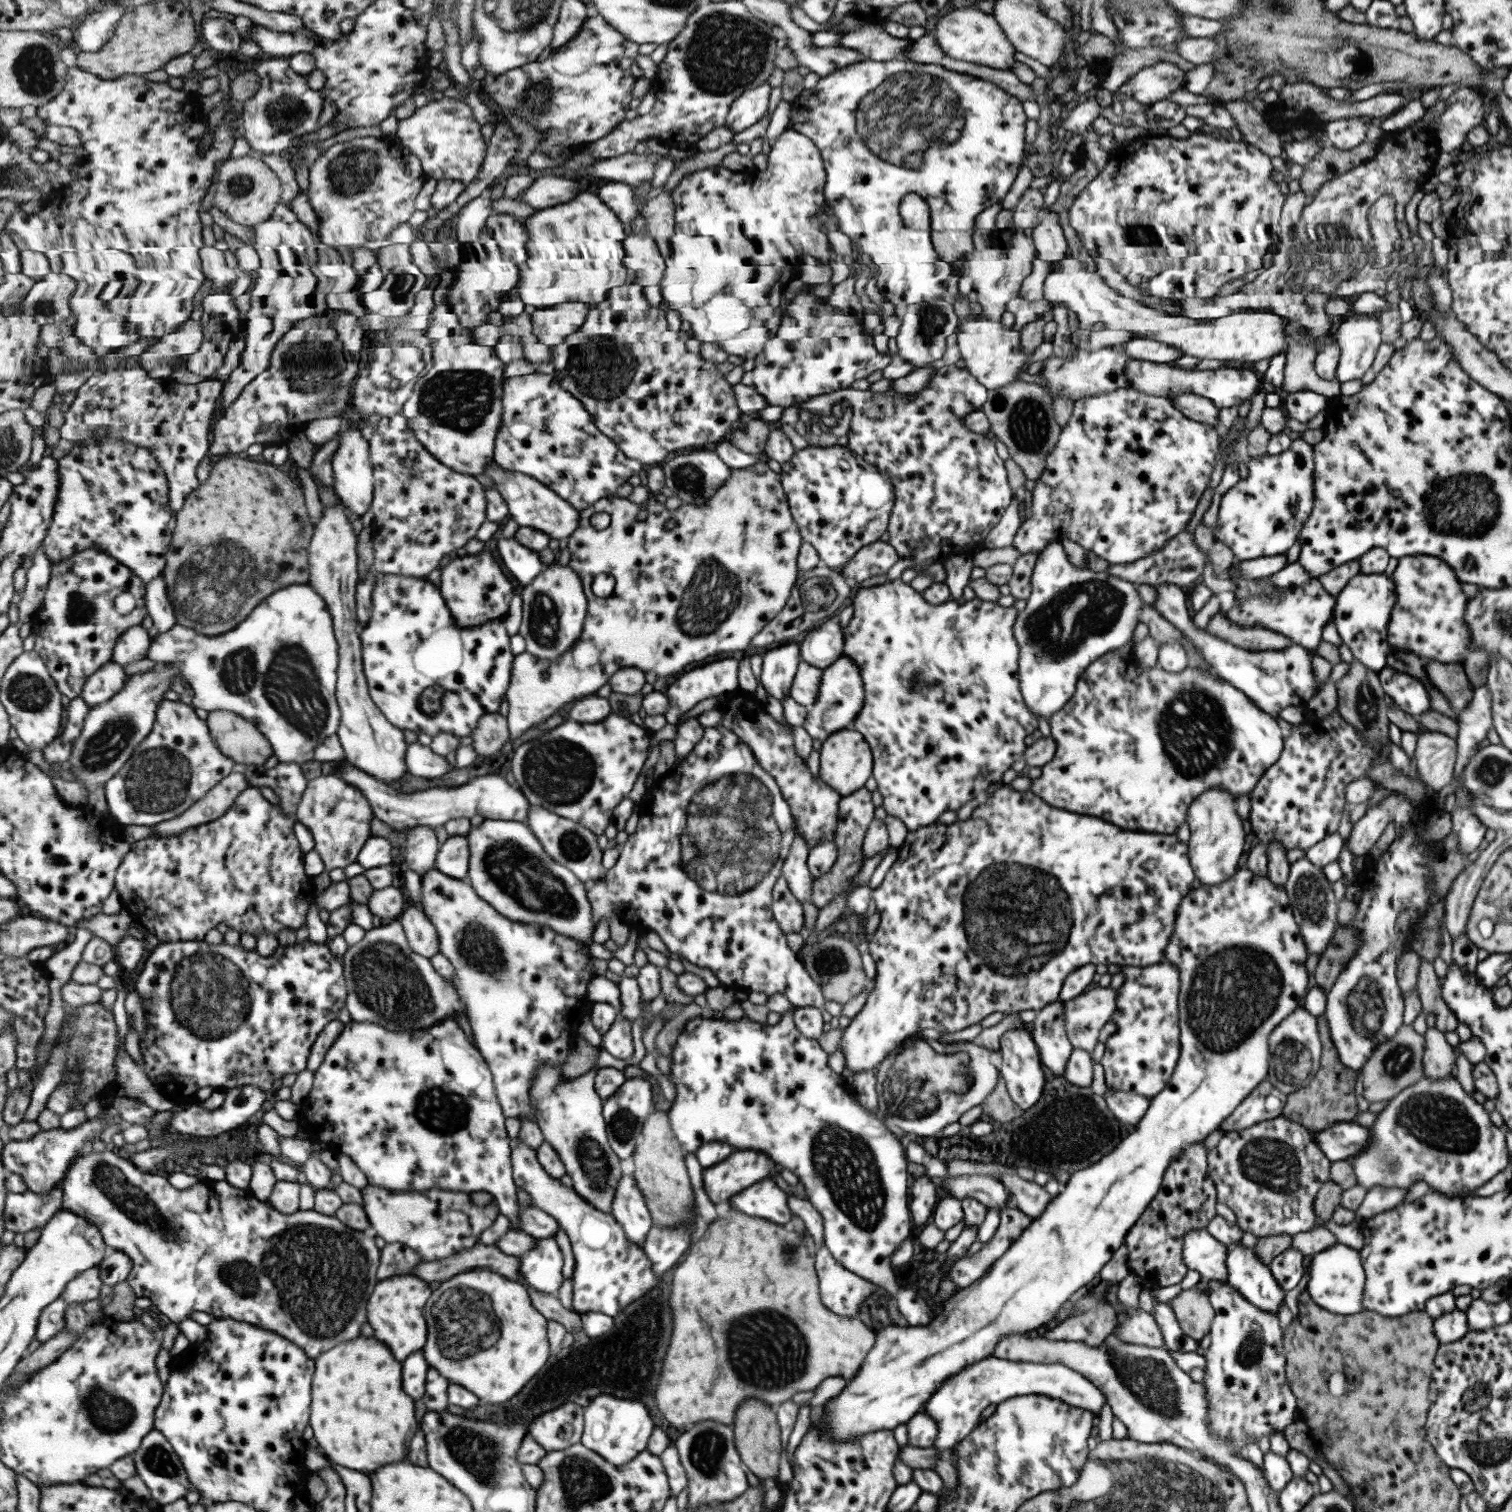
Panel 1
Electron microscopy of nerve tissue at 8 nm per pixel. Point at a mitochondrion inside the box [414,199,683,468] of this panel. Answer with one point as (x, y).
(457, 399)

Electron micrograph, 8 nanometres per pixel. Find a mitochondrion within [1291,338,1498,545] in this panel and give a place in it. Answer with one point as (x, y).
(1468, 494)

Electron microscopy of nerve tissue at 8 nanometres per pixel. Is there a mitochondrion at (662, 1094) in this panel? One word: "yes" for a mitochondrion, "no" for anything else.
no

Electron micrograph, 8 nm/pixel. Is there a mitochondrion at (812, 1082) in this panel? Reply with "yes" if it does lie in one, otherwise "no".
no

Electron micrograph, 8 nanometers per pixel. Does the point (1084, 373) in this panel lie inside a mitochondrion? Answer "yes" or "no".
yes

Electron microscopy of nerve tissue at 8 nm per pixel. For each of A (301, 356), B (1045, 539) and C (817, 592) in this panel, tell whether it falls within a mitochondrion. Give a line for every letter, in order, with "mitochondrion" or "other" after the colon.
A: mitochondrion
B: other
C: mitochondrion

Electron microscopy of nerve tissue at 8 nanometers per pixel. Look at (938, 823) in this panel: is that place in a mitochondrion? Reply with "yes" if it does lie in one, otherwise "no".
no

